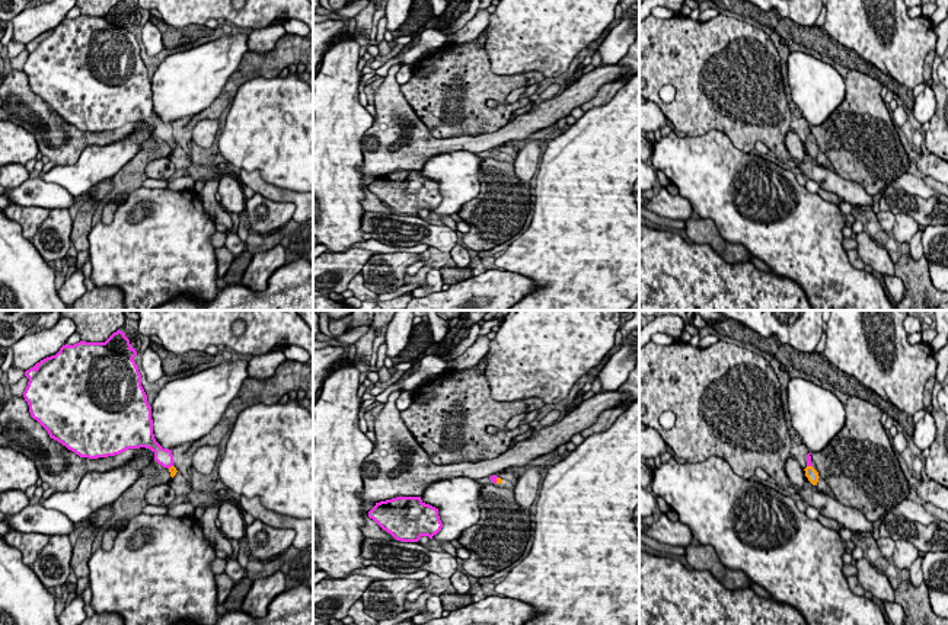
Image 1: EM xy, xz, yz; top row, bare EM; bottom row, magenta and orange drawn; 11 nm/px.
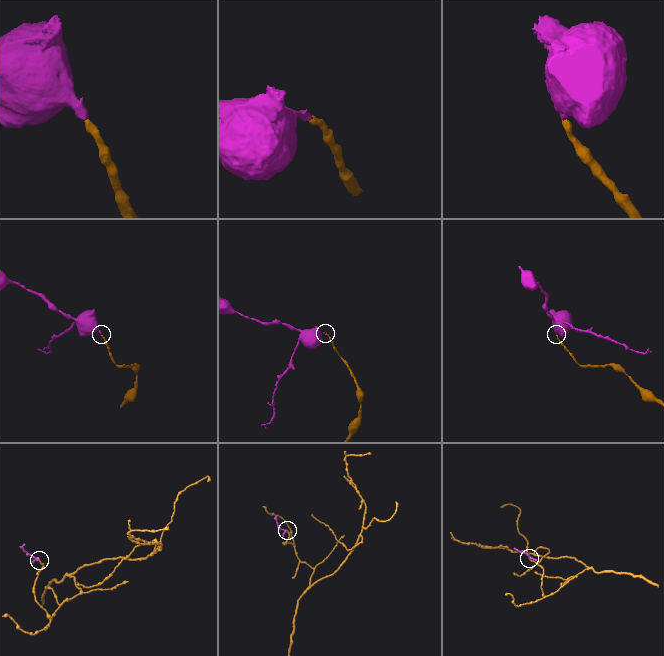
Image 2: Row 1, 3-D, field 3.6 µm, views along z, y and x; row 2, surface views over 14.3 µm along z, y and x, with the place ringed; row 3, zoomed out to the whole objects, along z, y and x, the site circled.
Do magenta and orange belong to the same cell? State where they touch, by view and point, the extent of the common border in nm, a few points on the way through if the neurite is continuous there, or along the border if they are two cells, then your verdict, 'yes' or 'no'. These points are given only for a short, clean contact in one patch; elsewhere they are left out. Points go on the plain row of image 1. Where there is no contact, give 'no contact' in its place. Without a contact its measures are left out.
meets magenta in xz at (495, 153); contact 80 nm long; runs through xz (492, 152), (495, 153), (498, 153); yes

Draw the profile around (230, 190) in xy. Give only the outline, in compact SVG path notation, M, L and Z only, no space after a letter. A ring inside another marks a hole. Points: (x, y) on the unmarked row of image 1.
M226 172L220 176L217 192L221 197L220 204L227 214L239 214L240 211L245 211L246 197L243 194L243 185L240 184L239 178Z

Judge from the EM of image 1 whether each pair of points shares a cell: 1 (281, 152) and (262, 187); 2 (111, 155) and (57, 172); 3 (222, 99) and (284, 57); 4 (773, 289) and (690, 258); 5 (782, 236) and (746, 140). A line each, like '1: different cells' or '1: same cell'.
1: different cells
2: same cell
3: same cell
4: same cell
5: different cells

